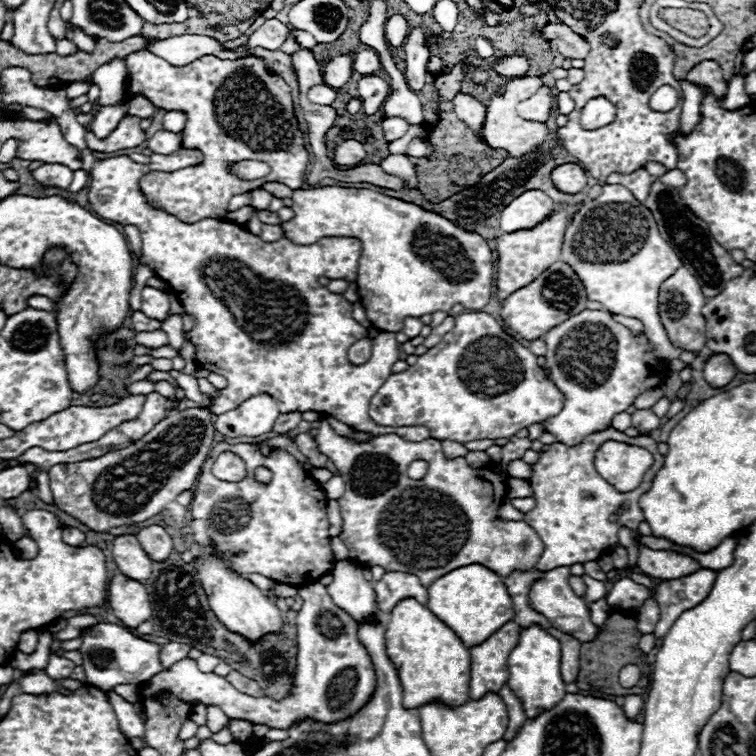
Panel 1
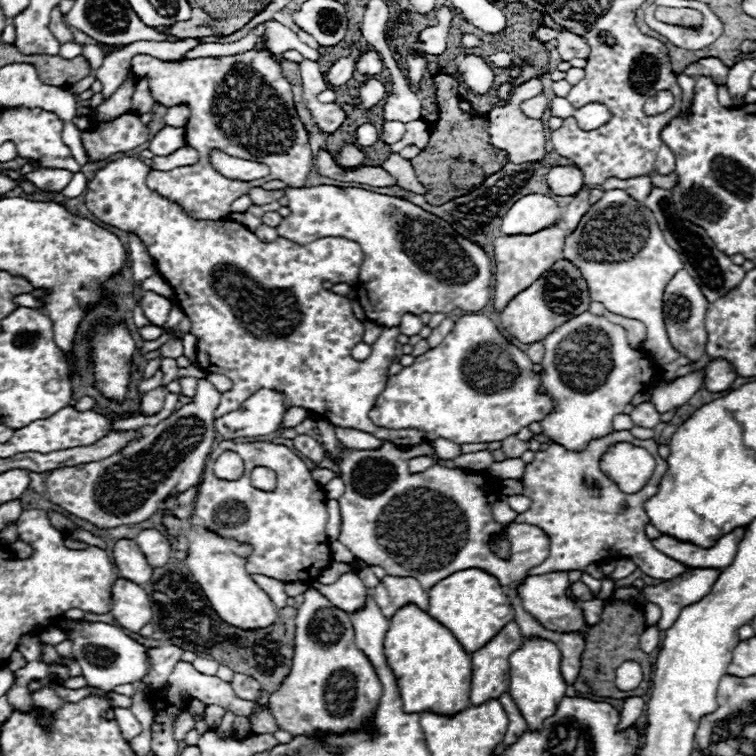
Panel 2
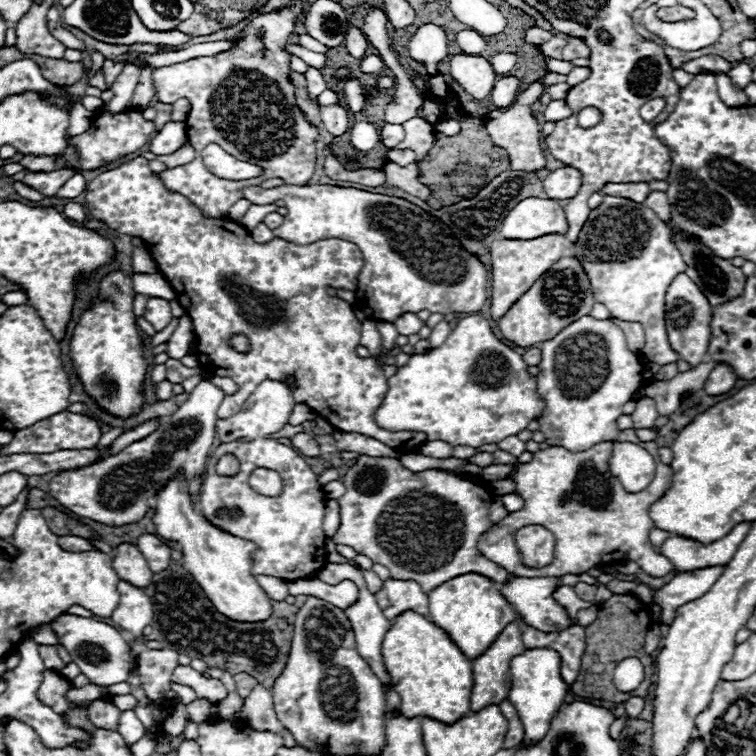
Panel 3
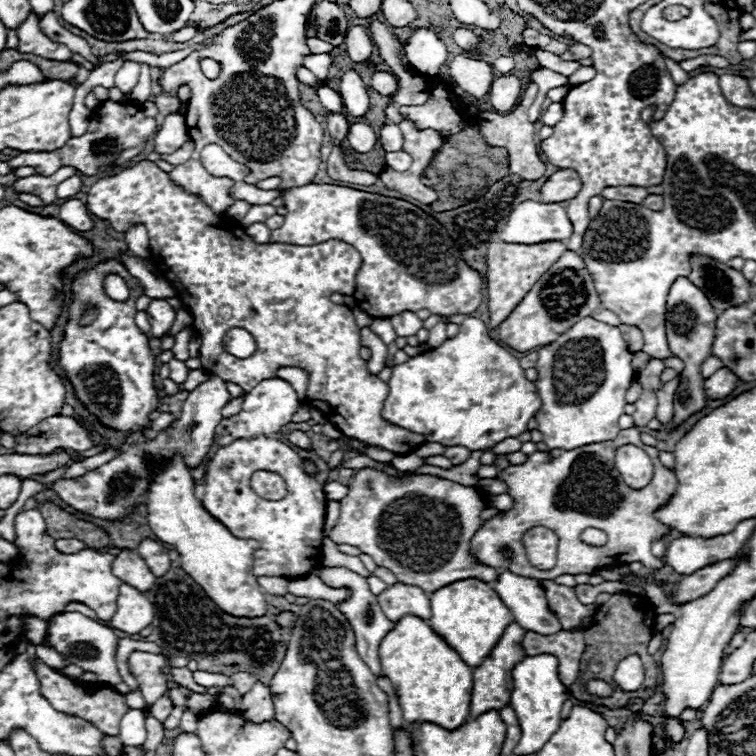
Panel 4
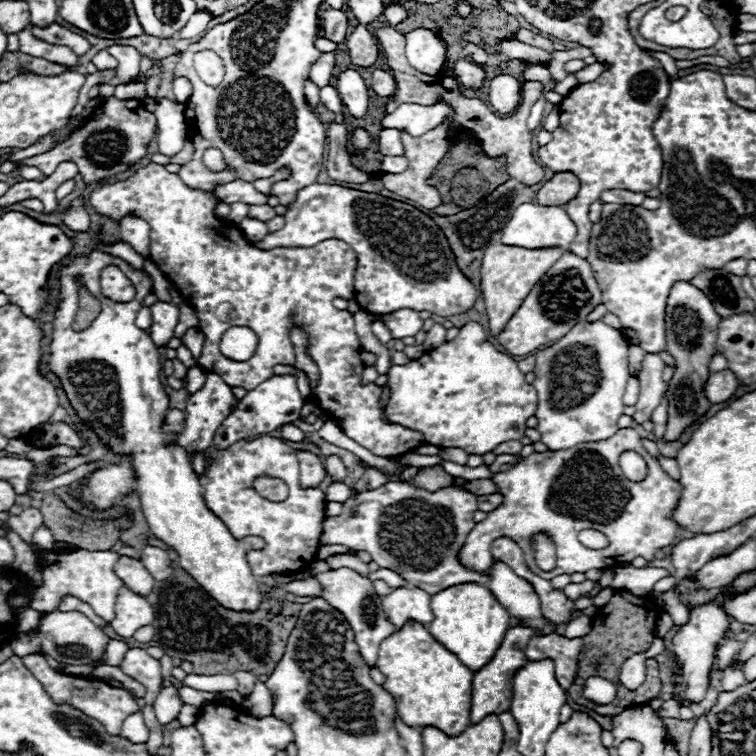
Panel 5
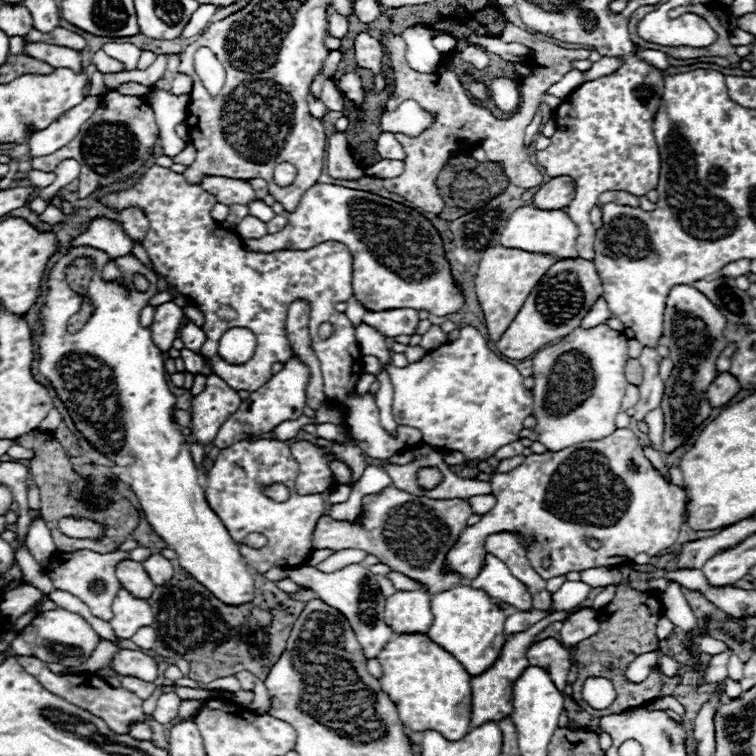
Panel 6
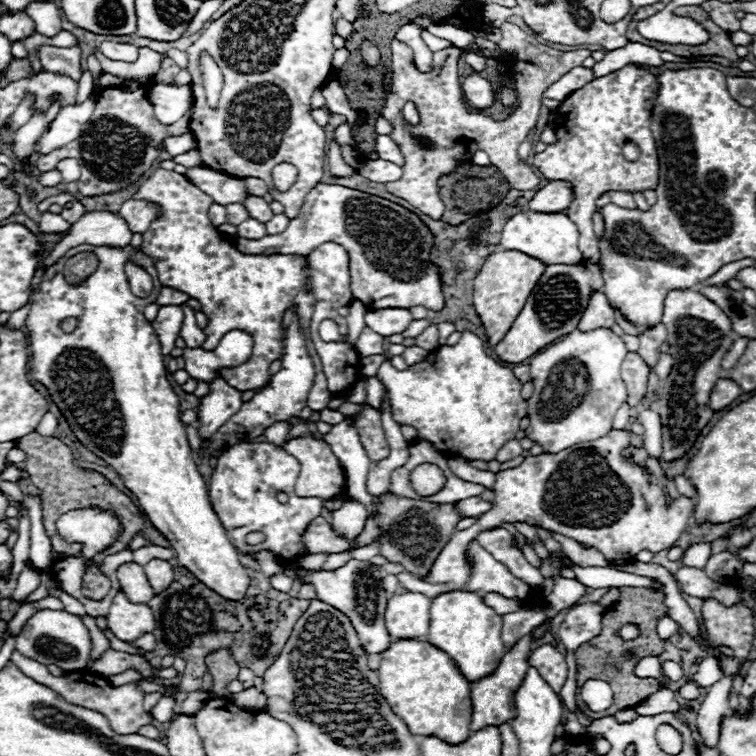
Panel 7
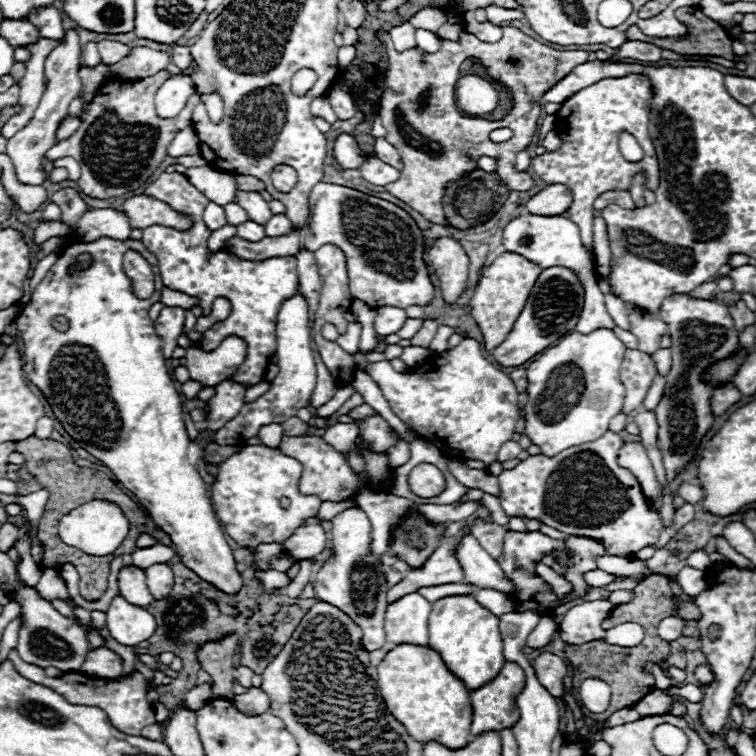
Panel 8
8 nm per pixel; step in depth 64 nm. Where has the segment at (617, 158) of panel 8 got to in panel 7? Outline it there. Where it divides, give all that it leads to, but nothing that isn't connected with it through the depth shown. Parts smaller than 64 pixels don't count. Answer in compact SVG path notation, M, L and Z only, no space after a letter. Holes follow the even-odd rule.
M628 64L616 72L592 80L590 84L572 92L558 106L558 110L554 112L554 126L560 126L560 128L554 128L556 142L550 144L544 152L534 156L534 166L542 172L544 178L572 182L574 200L572 200L572 206L568 206L564 210L564 214L568 214L568 218L572 218L572 222L578 226L578 230L580 230L578 248L588 262L598 262L598 258L600 258L598 240L592 230L592 214L596 212L598 196L604 192L610 192L610 190L644 192L644 190L654 190L658 186L658 150L656 150L656 142L650 132L652 106L656 104L658 90L660 90L660 86L658 86L656 74L642 68L640 64ZM626 140L632 140L640 150L640 156L634 162L630 162L622 156L622 146Z

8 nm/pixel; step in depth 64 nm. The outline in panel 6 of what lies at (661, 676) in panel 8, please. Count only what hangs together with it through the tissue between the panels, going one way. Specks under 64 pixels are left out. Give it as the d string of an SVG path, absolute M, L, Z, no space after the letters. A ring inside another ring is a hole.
M660 648L652 650L652 652L646 652L646 654L640 654L628 664L626 674L634 680L634 684L646 680L646 676L650 674L650 668L656 666L656 662L658 662L658 654L660 654Z

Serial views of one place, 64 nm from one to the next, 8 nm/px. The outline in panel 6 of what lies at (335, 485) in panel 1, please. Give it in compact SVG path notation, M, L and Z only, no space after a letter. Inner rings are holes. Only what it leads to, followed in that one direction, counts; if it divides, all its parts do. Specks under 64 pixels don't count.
M336 484L336 488L332 488L332 492L328 492L328 502L336 504L336 502L344 502L350 496L350 486L348 484Z

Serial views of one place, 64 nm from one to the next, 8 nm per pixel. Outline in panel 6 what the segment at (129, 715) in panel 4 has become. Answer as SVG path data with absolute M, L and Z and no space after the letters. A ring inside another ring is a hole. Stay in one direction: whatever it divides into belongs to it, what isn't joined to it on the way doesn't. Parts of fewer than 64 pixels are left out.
M136 722L130 726L130 732L128 732L132 738L136 740L152 740L152 730L146 722Z

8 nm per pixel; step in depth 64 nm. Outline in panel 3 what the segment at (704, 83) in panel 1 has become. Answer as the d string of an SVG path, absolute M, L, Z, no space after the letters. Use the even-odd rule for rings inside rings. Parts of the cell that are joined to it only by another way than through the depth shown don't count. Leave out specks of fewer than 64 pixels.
M702 56L702 58L696 58L692 62L686 62L682 66L682 70L690 72L690 74L700 74L700 72L714 72L714 74L728 74L732 68L730 62L726 62L724 58L720 56Z

